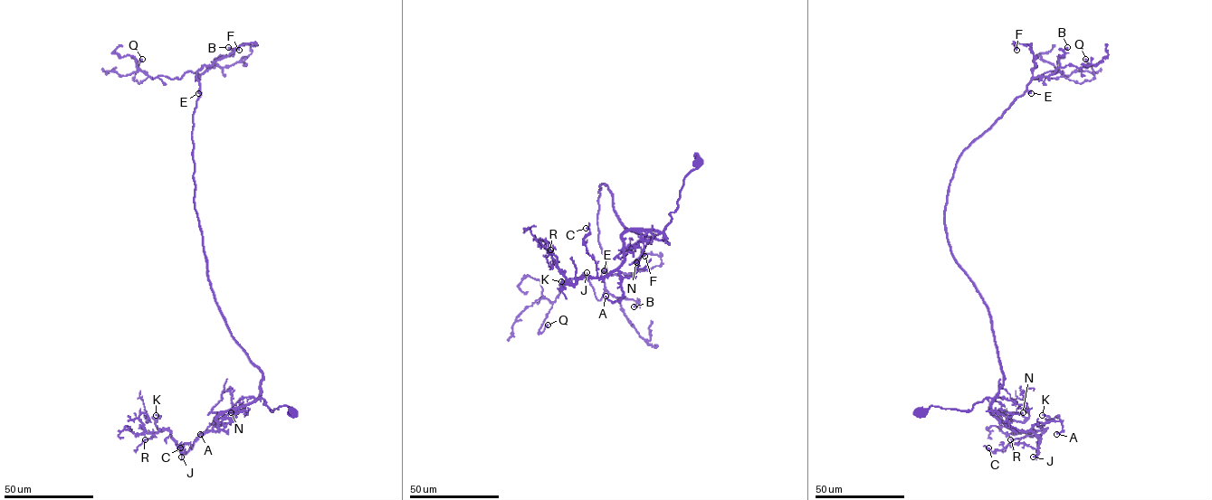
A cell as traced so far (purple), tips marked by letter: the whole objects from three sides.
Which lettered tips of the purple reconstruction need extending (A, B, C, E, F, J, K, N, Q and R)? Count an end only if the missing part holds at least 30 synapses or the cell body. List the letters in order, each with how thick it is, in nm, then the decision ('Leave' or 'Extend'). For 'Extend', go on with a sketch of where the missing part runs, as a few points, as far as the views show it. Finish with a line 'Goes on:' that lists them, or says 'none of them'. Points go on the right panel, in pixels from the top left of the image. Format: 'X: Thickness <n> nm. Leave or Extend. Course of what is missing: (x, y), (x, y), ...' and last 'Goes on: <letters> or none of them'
A: Thickness 190 nm. Leave
B: Thickness 360 nm. Leave
C: Thickness 140 nm. Leave
E: Thickness 600 nm. Leave
F: Thickness 320 nm. Leave
J: Thickness 110 nm. Leave
K: Thickness 110 nm. Leave
N: Thickness 300 nm. Leave
Q: Thickness 440 nm. Leave
R: Thickness 90 nm. Leave
Goes on: none of them

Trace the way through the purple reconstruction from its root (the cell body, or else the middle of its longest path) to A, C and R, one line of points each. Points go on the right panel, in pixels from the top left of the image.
A: (922, 413), (930, 406), (969, 411), (990, 398), (990, 411), (1005, 423), (1027, 431), (1061, 421), (1056, 434)
C: (922, 413), (930, 406), (969, 411), (990, 398), (996, 417), (1039, 442), (988, 448)
R: (922, 413), (930, 406), (969, 411), (990, 398), (996, 417), (1036, 436), (1038, 454), (1044, 429), (1010, 439)

